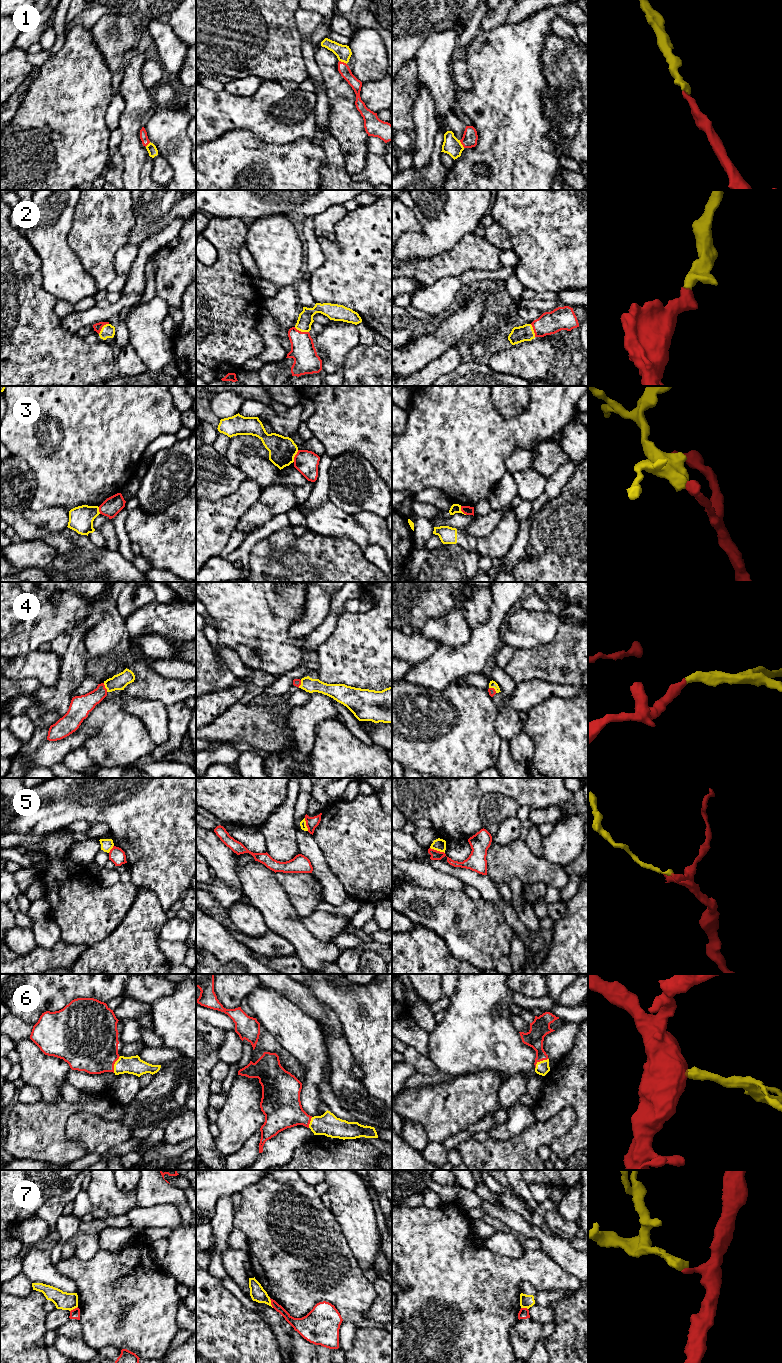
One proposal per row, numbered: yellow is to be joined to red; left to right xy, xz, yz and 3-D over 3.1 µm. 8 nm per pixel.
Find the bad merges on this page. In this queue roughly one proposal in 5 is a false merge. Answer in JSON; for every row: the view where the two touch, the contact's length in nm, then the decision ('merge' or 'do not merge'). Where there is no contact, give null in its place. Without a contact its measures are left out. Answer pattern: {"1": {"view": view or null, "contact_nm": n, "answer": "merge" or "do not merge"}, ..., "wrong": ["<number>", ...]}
{"1": {"view": "xz", "contact_nm": 70, "answer": "merge"}, "2": {"view": "xz", "contact_nm": 130, "answer": "merge"}, "3": {"view": "xz", "contact_nm": 100, "answer": "do not merge"}, "4": {"view": "xy", "contact_nm": 80, "answer": "merge"}, "5": {"view": "yz", "contact_nm": 130, "answer": "do not merge"}, "6": {"view": "yz", "contact_nm": 140, "answer": "merge"}, "7": {"view": "xz", "contact_nm": 90, "answer": "do not merge"}, "wrong": ["3", "5", "7"]}

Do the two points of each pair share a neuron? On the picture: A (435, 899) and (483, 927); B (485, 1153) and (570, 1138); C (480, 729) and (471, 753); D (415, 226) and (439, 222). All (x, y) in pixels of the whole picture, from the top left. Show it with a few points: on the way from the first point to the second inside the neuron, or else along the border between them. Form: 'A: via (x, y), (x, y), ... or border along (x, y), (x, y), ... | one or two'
A: via (447, 911), (459, 913), (471, 925) | one
B: border along (573, 1127), (548, 1145) | two
C: via (474, 735), (471, 738), (471, 747) | one
D: border along (412, 210), (422, 230), (405, 232), (402, 235) | two

